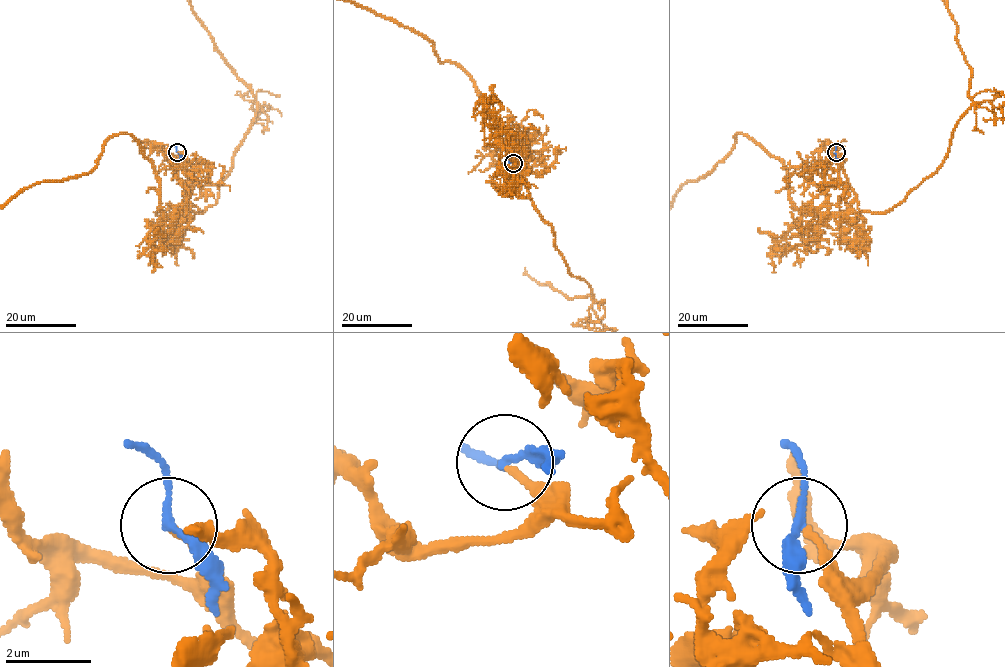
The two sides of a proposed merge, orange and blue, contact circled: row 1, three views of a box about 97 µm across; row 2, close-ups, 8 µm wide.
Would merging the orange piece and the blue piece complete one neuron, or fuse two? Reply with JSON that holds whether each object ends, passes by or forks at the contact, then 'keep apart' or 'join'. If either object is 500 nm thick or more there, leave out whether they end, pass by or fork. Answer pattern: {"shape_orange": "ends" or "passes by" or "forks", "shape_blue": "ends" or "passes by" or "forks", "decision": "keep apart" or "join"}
{"shape_orange": "ends", "shape_blue": "passes by", "decision": "join"}

